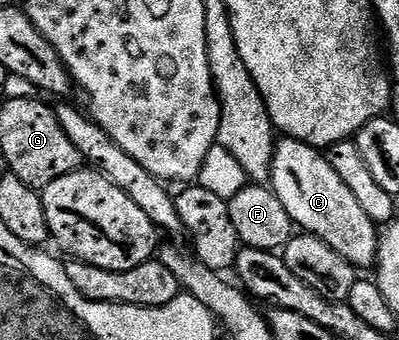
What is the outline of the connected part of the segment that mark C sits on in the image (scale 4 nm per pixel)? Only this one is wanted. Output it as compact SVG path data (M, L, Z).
M280 137L275 143L269 186L274 190L277 200L285 204L285 212L289 212L292 223L300 231L320 238L329 244L329 248L333 248L333 252L337 252L337 256L356 268L374 267L379 247L377 223L365 216L353 192L349 192L341 176L333 172L326 153L296 138Z

